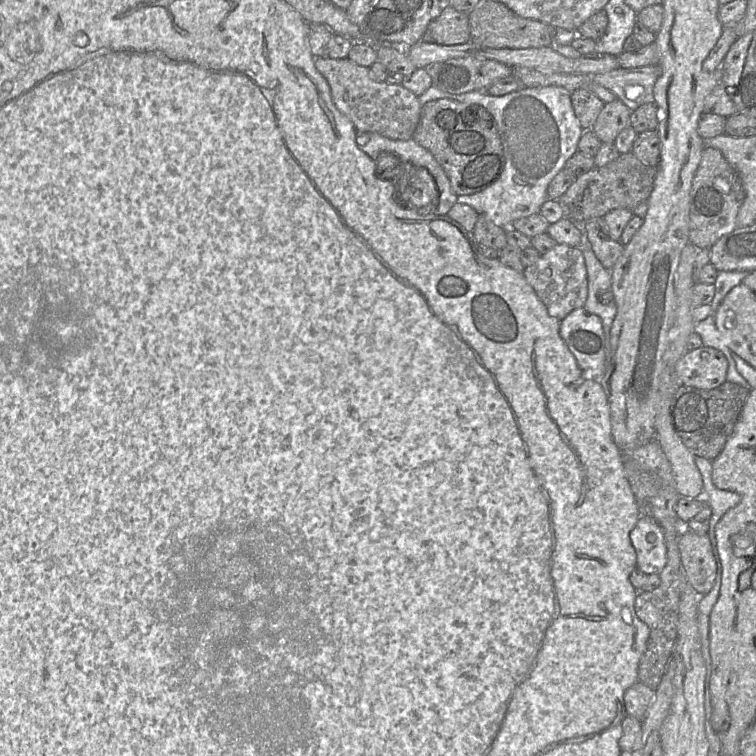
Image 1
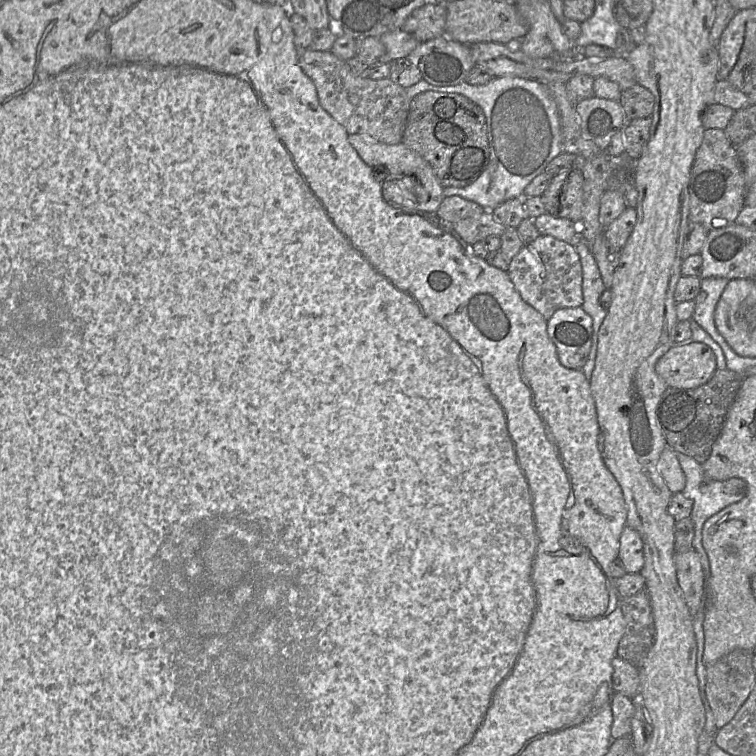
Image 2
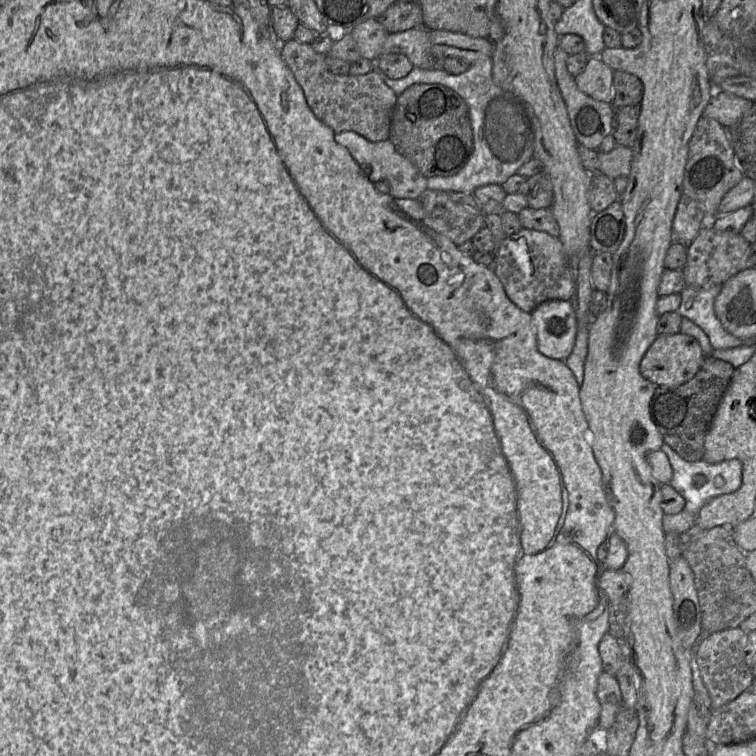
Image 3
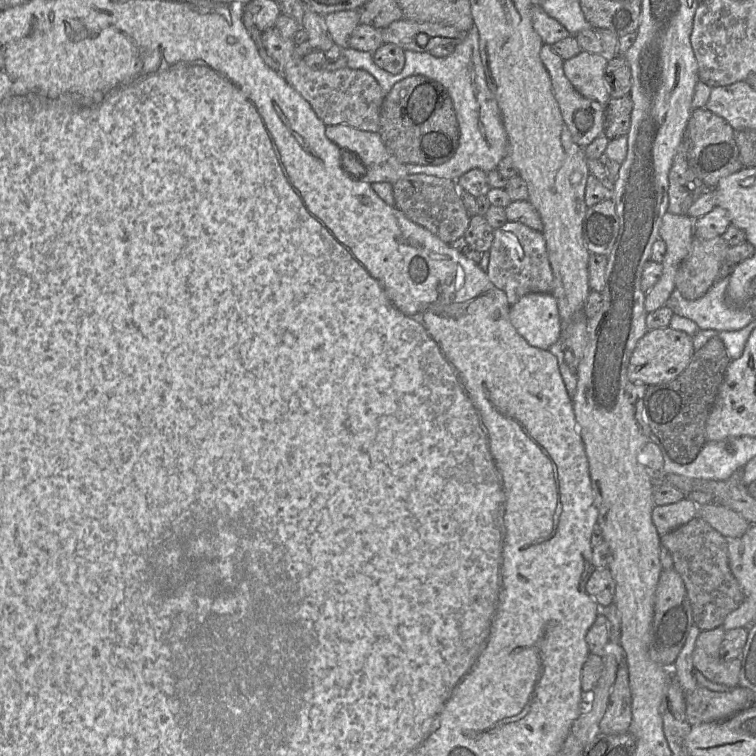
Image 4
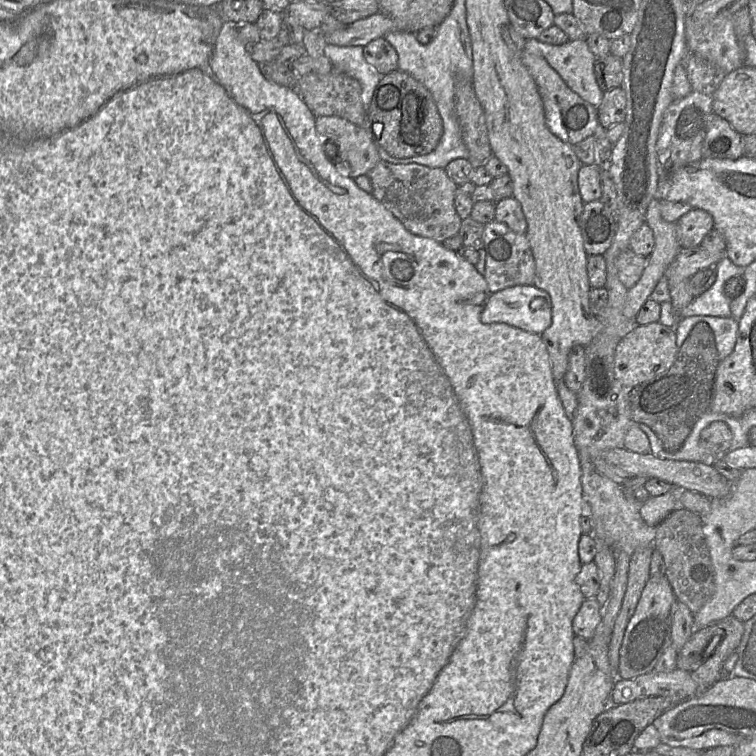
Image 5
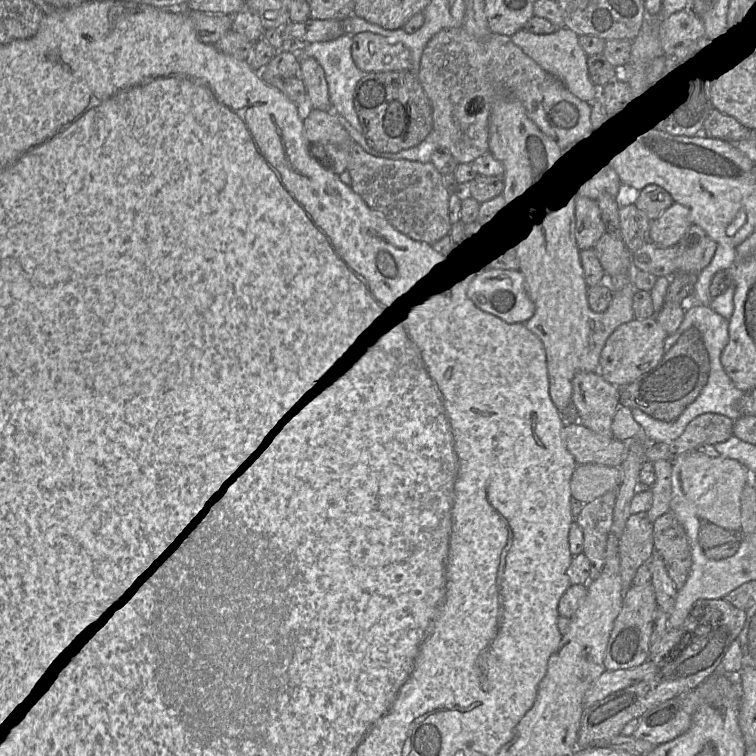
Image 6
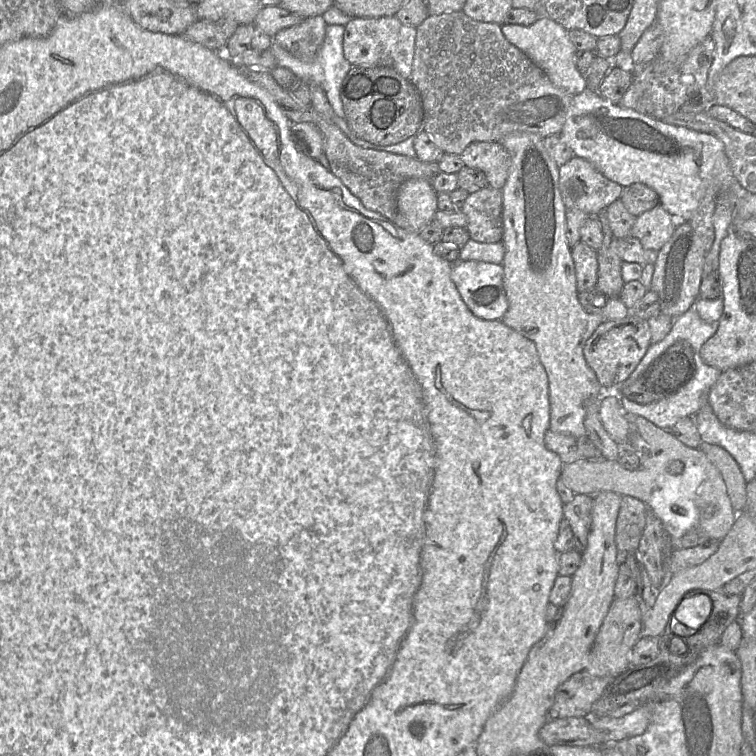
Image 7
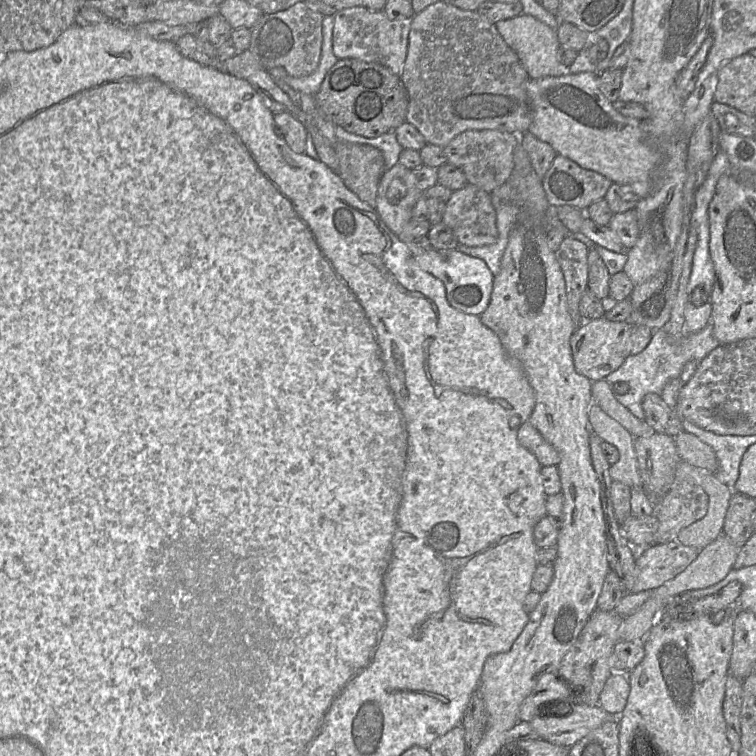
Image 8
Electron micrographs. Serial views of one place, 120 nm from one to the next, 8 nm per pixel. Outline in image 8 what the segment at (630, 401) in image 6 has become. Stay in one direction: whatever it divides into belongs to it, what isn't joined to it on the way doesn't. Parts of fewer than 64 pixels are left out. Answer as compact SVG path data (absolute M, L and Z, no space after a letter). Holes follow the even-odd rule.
M663 328L655 330L651 341L642 352L629 356L617 370L610 373L604 380L610 387L617 382L627 382L629 389L635 390L635 392L660 394L665 385L671 379L680 377L682 372L681 369L678 369L678 363L674 363L672 360L678 345L680 346L680 341L673 341Z

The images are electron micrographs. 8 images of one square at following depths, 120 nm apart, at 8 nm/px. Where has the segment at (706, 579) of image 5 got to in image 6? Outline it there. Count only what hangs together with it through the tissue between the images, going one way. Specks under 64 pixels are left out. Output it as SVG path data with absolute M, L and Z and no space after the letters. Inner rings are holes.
M669 511L654 522L654 552L663 560L677 590L681 589L692 565L688 536L675 515Z

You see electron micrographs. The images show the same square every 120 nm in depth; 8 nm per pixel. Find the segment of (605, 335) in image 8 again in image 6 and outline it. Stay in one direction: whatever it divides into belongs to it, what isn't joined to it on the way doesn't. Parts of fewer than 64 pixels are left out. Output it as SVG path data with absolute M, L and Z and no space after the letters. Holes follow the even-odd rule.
M656 318L636 319L620 325L607 339L599 360L599 373L615 387L630 384L649 372L664 354L667 333Z

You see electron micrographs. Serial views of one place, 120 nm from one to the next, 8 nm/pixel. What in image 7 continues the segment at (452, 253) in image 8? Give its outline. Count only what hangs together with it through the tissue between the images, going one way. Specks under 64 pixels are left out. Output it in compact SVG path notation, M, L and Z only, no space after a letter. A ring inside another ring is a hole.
M459 260L452 262L451 278L476 317L502 319L509 306L503 285L502 264Z

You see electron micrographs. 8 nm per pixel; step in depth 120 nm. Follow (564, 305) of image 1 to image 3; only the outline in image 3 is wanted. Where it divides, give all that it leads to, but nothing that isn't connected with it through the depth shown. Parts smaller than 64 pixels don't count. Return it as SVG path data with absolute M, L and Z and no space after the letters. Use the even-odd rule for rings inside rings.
M522 228L507 236L498 245L494 260L494 272L501 280L508 298L529 314L549 300L571 301L576 291L579 259L570 259L561 241L546 232Z

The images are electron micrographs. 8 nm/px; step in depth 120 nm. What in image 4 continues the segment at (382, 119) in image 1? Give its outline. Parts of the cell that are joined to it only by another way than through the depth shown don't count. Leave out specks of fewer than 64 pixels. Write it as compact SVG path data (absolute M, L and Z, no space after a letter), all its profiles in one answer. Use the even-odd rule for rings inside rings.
M276 29L262 32L262 44L267 53L279 64L279 73L311 106L327 126L348 125L358 130L378 133L380 110L385 97L375 78L364 70L342 68L314 70L307 66L296 52L290 38L282 37Z

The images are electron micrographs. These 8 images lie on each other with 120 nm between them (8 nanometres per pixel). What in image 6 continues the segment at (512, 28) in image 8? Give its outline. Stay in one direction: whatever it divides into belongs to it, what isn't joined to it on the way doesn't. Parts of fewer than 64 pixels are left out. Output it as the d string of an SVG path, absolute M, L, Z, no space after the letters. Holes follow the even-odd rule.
M564 26L551 34L534 34L521 29L510 38L546 72L562 81L574 95L588 102L597 96L598 89L589 77L587 66L588 55L580 46L578 37L574 31Z

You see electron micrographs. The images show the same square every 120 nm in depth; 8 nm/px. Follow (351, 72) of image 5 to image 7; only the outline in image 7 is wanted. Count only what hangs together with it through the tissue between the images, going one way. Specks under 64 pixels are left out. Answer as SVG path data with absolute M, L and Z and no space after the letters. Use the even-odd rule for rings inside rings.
M326 26L323 43L320 46L315 59L310 63L300 61L277 44L273 44L270 50L276 58L278 67L290 70L298 79L302 80L308 86L317 85L321 87L324 90L328 102L330 103L335 114L342 119L345 119L345 112L343 110L340 91L343 80L351 69L352 64L347 61L343 53L343 34L344 26Z

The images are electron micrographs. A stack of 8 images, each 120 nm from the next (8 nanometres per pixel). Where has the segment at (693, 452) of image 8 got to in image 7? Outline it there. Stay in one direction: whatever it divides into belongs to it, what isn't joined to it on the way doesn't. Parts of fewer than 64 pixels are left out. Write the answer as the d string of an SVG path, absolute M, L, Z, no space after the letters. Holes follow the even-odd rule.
M702 441L699 450L720 472L734 511L737 514L744 512L747 482L737 462L726 450L717 445Z

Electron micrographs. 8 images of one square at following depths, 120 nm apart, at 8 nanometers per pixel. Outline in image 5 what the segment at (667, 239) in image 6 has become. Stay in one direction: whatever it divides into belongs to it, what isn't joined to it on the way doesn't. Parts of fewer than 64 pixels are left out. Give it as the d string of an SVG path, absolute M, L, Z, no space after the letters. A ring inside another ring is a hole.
M692 209L684 214L676 225L676 236L681 247L699 247L705 235L714 229L712 216L701 209Z

